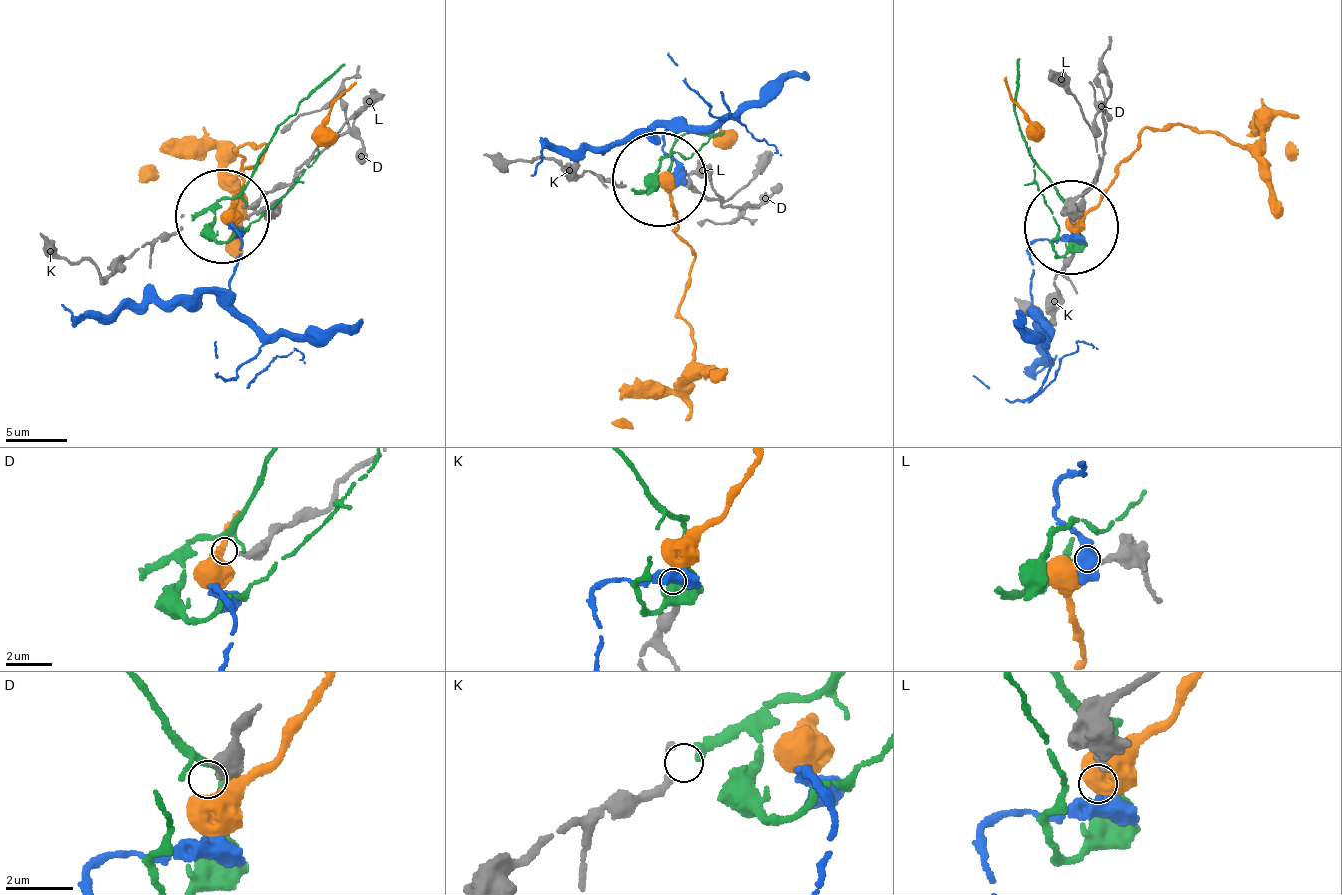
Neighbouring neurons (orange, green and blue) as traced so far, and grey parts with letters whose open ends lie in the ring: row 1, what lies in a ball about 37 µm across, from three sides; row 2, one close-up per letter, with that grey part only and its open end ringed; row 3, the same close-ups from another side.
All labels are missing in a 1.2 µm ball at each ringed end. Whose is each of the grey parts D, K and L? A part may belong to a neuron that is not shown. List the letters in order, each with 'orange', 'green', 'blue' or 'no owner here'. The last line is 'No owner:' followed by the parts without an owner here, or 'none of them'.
D: no owner here
K: green
L: blue
No owner: D

